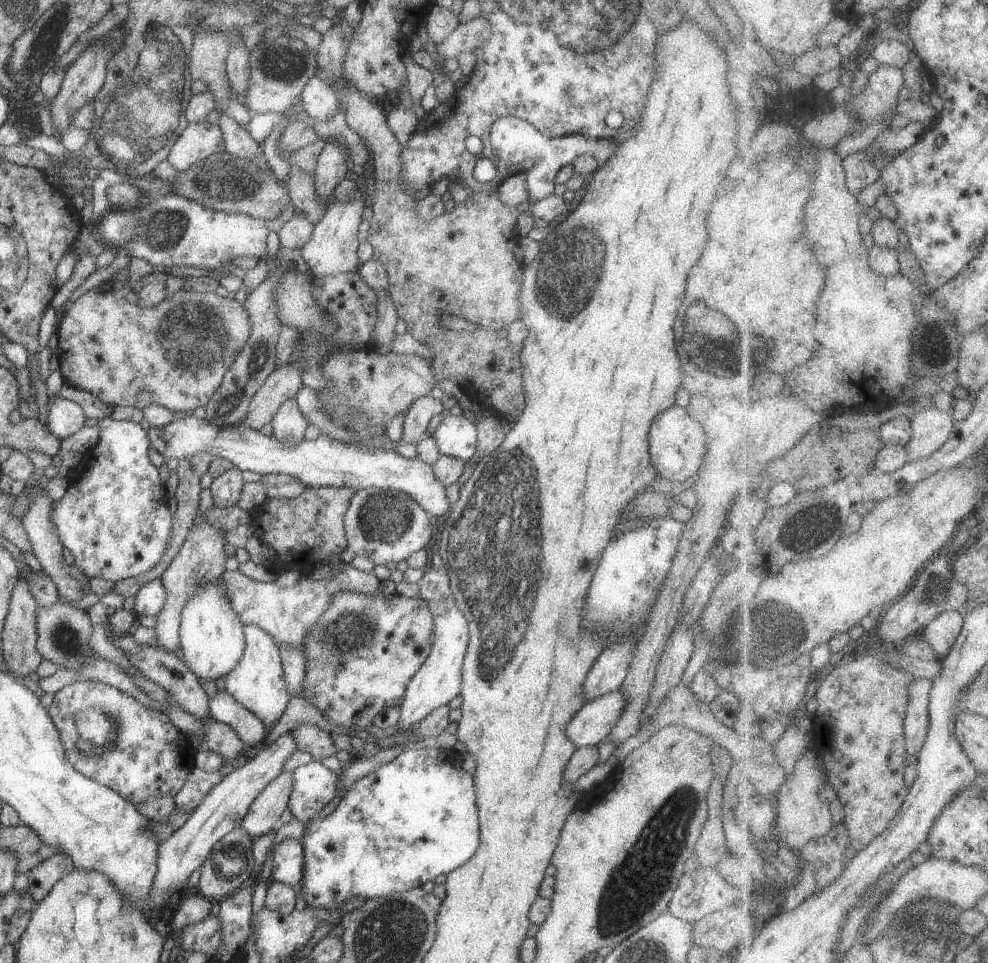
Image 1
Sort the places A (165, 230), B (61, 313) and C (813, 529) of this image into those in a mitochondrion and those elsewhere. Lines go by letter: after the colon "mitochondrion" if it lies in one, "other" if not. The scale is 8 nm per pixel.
A: mitochondrion
B: other
C: mitochondrion

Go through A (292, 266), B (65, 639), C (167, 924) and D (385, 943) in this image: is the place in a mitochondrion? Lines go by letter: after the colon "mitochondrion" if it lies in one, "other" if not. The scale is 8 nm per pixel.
A: other
B: mitochondrion
C: other
D: mitochondrion

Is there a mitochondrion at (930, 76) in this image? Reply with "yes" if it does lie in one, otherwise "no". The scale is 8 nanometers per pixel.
no

